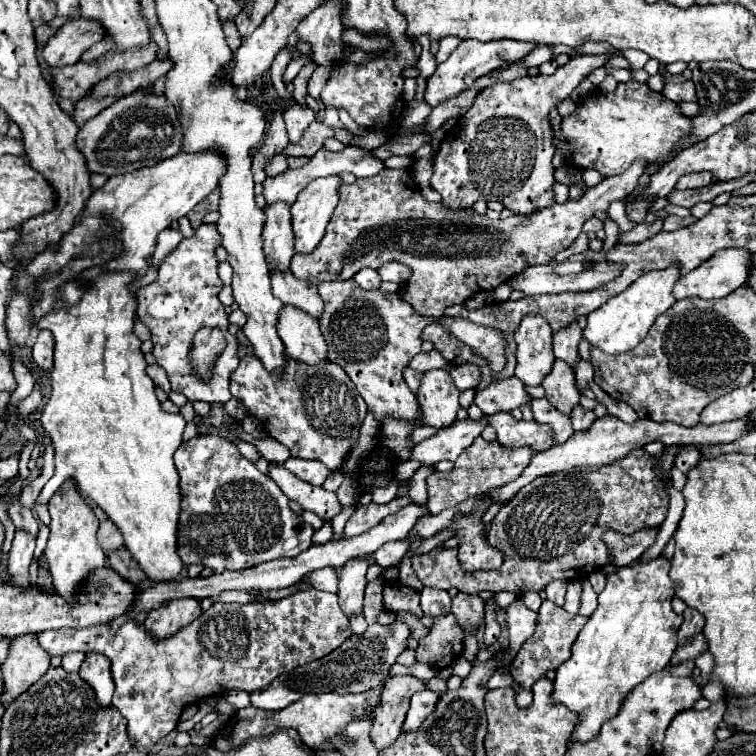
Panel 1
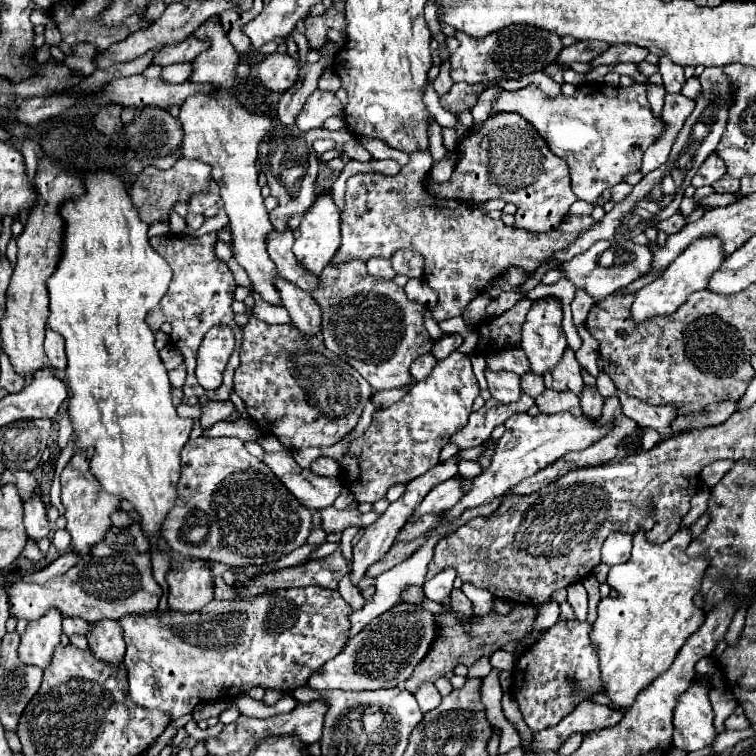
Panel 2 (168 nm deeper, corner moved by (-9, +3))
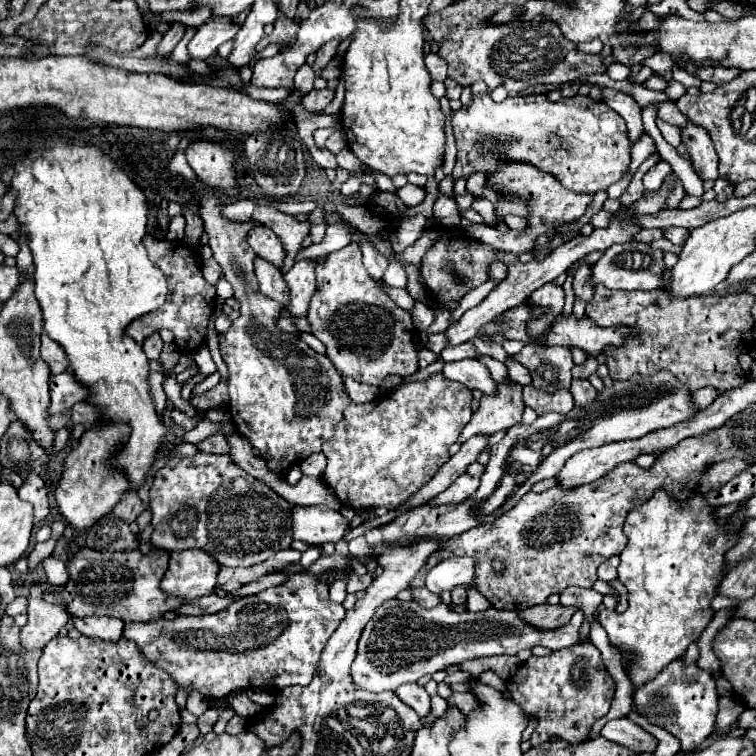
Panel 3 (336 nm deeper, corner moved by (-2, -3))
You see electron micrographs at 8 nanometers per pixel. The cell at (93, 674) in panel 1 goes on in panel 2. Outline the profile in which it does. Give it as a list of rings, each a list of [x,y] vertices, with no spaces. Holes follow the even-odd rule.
[[[99,619],[89,625],[93,631],[87,635],[87,641],[95,657],[105,663],[121,663],[125,655],[125,641],[119,621]]]

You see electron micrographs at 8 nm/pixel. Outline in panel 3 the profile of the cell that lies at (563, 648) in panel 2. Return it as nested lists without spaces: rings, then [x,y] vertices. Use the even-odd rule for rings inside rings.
[[[590,641],[552,651],[546,657],[532,655],[518,667],[512,681],[506,681],[508,697],[538,723],[530,737],[532,745],[546,743],[550,737],[560,737],[572,745],[586,741],[592,723],[608,713],[614,691],[616,683],[606,671],[600,651]]]

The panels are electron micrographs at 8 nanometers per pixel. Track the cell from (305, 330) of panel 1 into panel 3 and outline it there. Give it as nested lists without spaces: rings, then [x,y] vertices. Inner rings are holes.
[[[256,259],[254,267],[256,267],[260,293],[286,307],[286,299],[290,299],[290,289],[286,287],[286,283],[282,279],[282,271],[278,267],[274,267],[272,263],[266,263],[264,259]]]

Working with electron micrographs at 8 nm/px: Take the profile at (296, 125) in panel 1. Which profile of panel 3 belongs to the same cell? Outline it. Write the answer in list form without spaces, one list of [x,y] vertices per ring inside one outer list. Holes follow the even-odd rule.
[[[312,89],[312,91],[306,93],[306,97],[302,97],[302,107],[304,107],[306,111],[310,111],[312,115],[316,115],[316,113],[320,113],[332,99],[334,99],[334,91],[332,91],[332,89],[322,89],[322,91]]]

